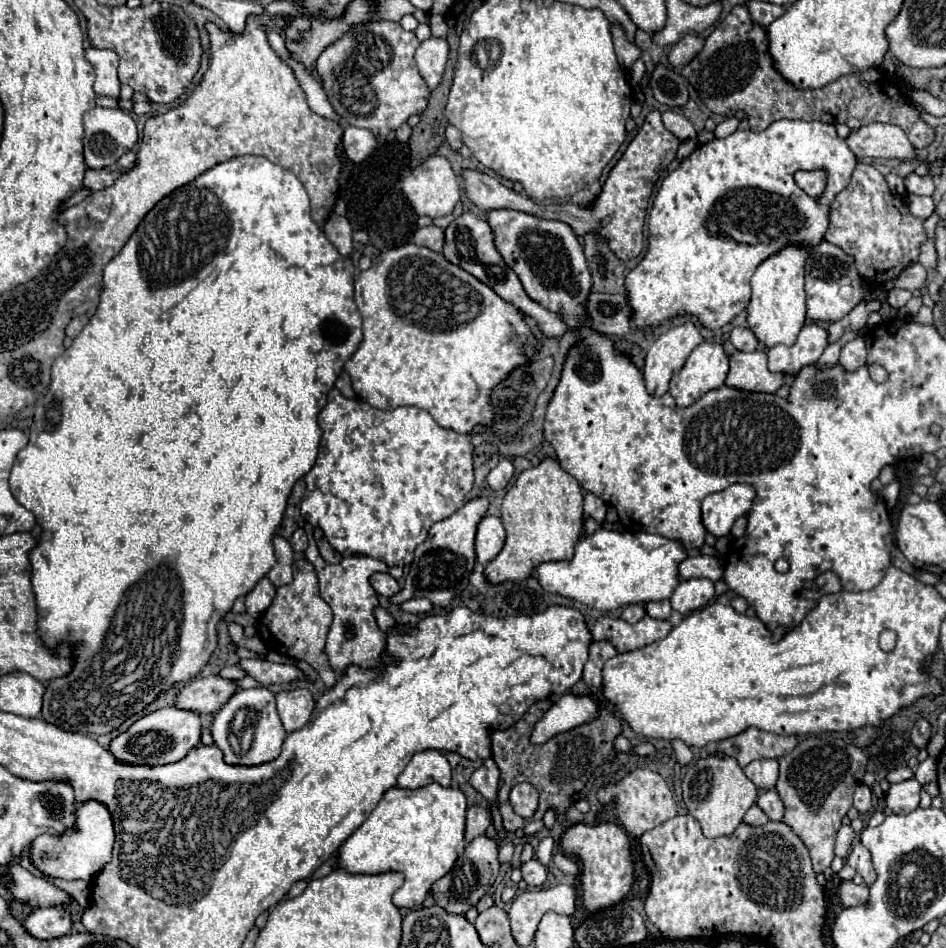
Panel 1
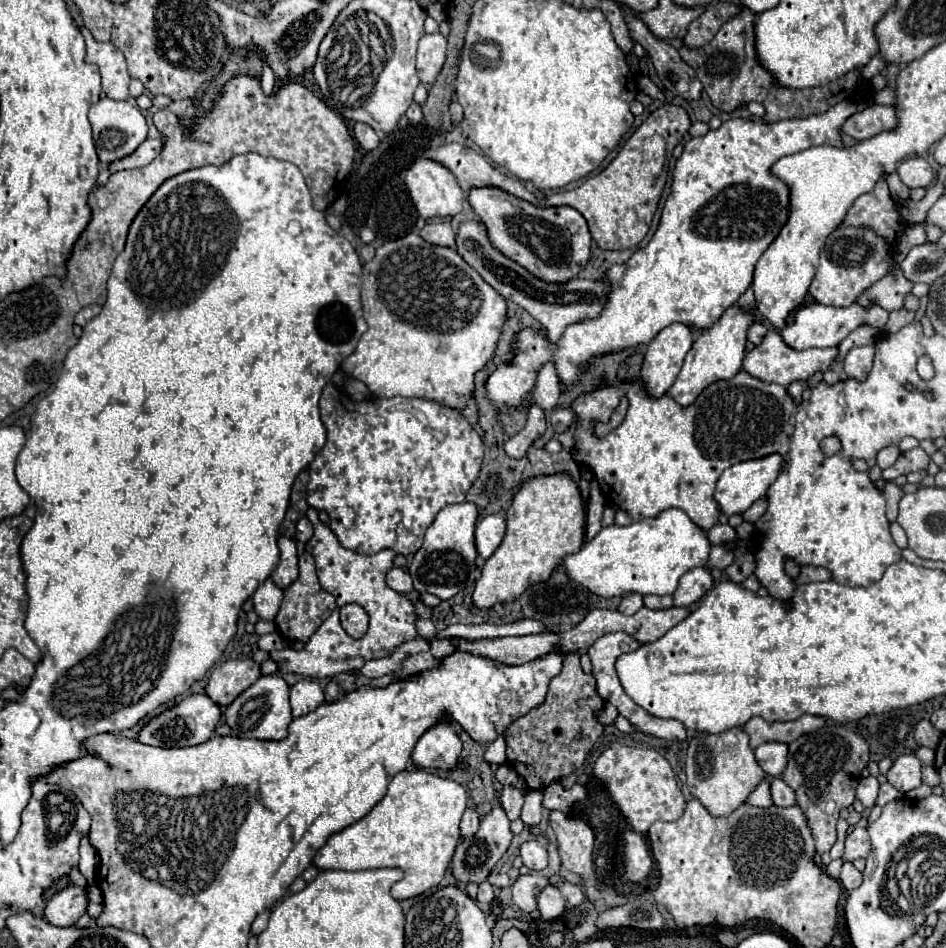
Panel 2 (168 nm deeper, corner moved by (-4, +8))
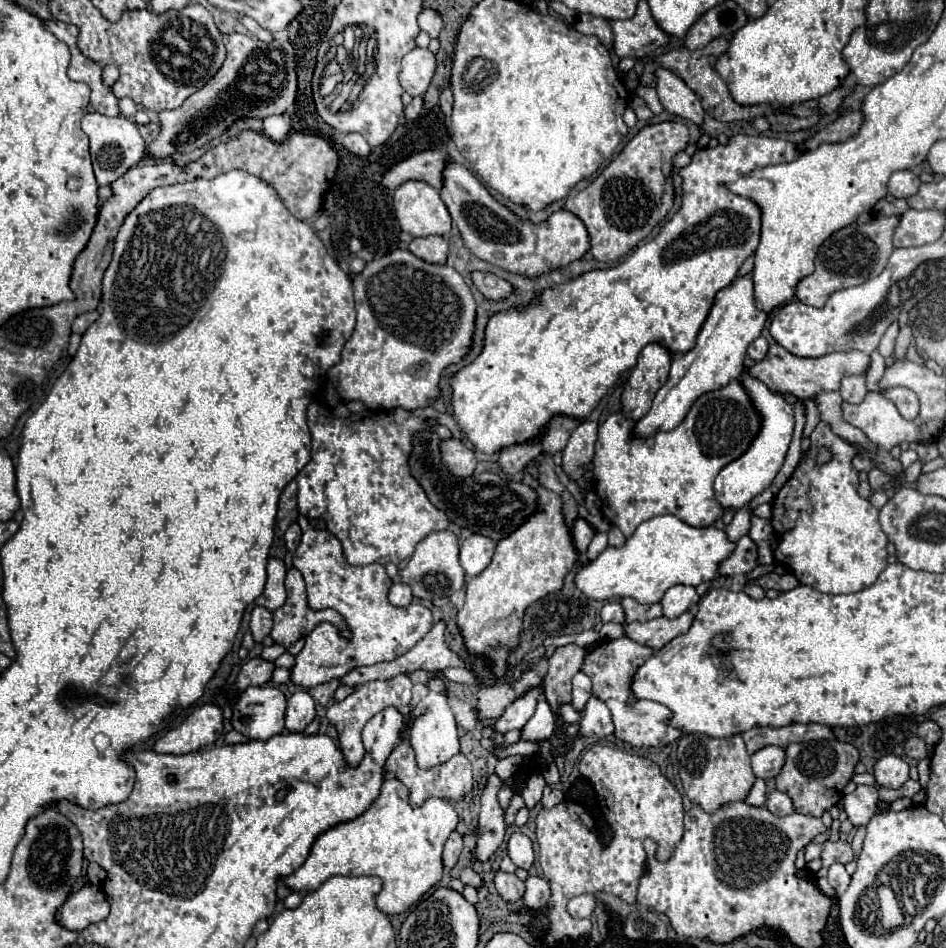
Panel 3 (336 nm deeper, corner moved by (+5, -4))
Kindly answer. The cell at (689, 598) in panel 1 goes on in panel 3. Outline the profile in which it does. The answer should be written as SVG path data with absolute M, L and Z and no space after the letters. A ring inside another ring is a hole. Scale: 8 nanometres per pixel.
M683 584L671 586L665 592L663 600L661 600L661 604L663 604L663 616L677 618L677 616L681 616L683 612L687 612L697 602L699 602L699 594L695 592L693 586L683 586Z

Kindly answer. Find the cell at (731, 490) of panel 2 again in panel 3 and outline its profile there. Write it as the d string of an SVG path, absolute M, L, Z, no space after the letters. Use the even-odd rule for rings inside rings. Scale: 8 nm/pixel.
M747 370L741 374L739 380L745 386L747 394L751 396L751 402L755 404L755 410L759 412L759 418L763 420L763 424L759 428L759 436L755 436L755 440L751 442L751 448L747 448L747 452L743 456L739 456L731 464L727 464L715 478L715 496L723 508L743 508L757 494L761 494L763 490L767 490L771 486L773 478L777 476L777 472L783 466L787 448L793 438L793 428L795 428L793 406L787 404L781 394L771 392L761 380L749 376Z

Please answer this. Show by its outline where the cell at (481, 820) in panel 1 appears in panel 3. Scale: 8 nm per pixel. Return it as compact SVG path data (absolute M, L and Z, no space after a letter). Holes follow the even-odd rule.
M453 832L449 836L449 840L445 842L445 850L443 850L443 866L445 866L445 870L451 870L457 864L461 848L463 848L463 838L461 838L459 832Z

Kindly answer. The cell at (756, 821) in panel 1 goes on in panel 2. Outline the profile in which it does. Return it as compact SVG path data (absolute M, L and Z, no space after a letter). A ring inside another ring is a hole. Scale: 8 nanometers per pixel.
M762 780L758 784L758 788L748 796L746 800L748 804L752 806L758 806L758 808L770 808L772 806L772 798L770 798L770 784L766 780Z

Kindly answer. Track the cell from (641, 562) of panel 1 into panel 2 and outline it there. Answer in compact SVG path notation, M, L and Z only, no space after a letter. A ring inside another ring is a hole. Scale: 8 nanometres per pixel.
M670 508L670 510L664 510L656 518L646 518L642 522L632 522L628 526L612 524L612 526L602 528L592 540L588 540L582 546L578 554L566 556L562 562L562 568L570 580L586 586L592 594L602 596L602 598L624 596L630 592L638 592L642 596L644 594L664 596L664 594L674 594L682 574L686 574L692 568L706 566L708 552L710 552L710 542L706 538L706 532L700 530L682 510Z

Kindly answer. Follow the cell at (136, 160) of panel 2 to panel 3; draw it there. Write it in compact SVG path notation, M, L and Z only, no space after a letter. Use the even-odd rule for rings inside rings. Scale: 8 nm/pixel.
M229 34L227 36L227 58L219 72L195 94L191 94L183 106L175 110L159 112L161 132L149 146L153 156L171 156L177 152L191 152L207 146L213 138L227 132L239 118L269 118L283 114L293 102L297 92L295 72L295 50L289 42L265 44L253 36Z

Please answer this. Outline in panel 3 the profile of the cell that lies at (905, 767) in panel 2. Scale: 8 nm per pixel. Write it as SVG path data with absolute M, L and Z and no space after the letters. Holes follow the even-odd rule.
M885 754L875 762L875 780L885 788L899 788L909 780L909 766L895 754Z

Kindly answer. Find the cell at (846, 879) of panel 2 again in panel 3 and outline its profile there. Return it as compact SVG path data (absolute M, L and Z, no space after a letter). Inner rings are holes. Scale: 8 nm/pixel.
M833 864L833 866L829 868L827 878L829 878L831 886L837 890L837 894L839 894L839 896L847 890L849 880L851 880L851 876L847 874L847 870L845 870L845 866L843 866L843 864Z

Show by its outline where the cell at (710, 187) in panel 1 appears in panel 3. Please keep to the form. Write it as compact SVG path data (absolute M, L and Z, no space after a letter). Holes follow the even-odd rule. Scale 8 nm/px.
M739 134L739 136L733 136L729 138L729 144L725 146L715 146L715 148L703 148L699 150L691 164L681 168L681 178L683 178L683 204L681 204L681 210L661 228L659 236L655 240L651 240L649 244L643 244L639 246L625 262L621 262L619 266L613 266L609 270L591 270L591 272L585 272L565 284L559 284L559 286L553 286L553 288L545 288L535 300L529 302L527 308L509 308L509 310L503 310L503 312L497 312L489 318L487 326L485 326L485 340L483 340L483 350L481 354L467 366L463 366L459 372L455 372L451 376L451 408L453 408L453 418L457 420L457 426L459 430L473 442L473 446L485 454L493 454L493 452L499 452L501 448L507 448L507 446L513 446L513 444L525 444L529 440L541 440L545 430L547 430L547 424L553 416L569 416L569 418L575 418L575 420L581 420L581 418L587 418L593 408L599 404L599 400L607 394L607 390L617 382L617 378L625 372L625 370L631 370L637 362L637 356L639 352L651 344L651 342L663 342L663 346L673 354L685 354L689 352L693 346L695 346L695 340L697 340L697 334L709 314L709 308L713 306L713 300L715 300L715 294L729 286L733 282L733 278L739 274L739 268L741 264L745 262L747 256L751 256L759 244L759 228L761 228L761 210L757 204L753 204L751 200L747 198L741 198L741 196L735 196L733 192L729 192L725 188L725 180L737 180L739 174L749 174L751 170L755 168L763 168L763 166L769 166L769 164L779 164L779 162L791 162L799 156L797 152L797 144L793 142L785 142L781 138L767 138L767 136L745 136L745 134Z

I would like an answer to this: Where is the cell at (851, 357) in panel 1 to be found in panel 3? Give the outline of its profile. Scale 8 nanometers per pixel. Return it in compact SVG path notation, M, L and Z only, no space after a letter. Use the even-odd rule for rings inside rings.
M847 376L841 382L841 390L839 394L843 396L845 402L849 404L861 404L865 394L867 394L867 386L865 386L865 376Z

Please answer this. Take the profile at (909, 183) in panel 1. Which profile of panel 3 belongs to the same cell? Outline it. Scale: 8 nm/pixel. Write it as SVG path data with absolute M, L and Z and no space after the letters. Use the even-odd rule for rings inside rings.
M901 170L895 172L889 180L889 194L893 198L909 198L919 190L919 176L913 174L911 170Z

